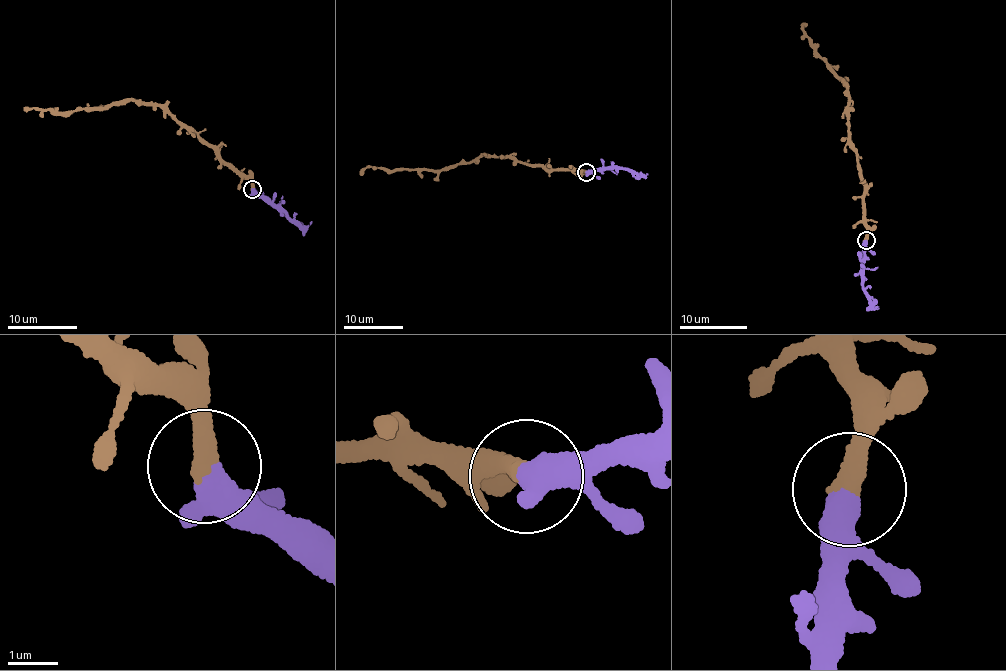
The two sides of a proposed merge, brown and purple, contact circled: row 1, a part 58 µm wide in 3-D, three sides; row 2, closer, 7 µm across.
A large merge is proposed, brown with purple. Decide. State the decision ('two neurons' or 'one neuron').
one neuron

